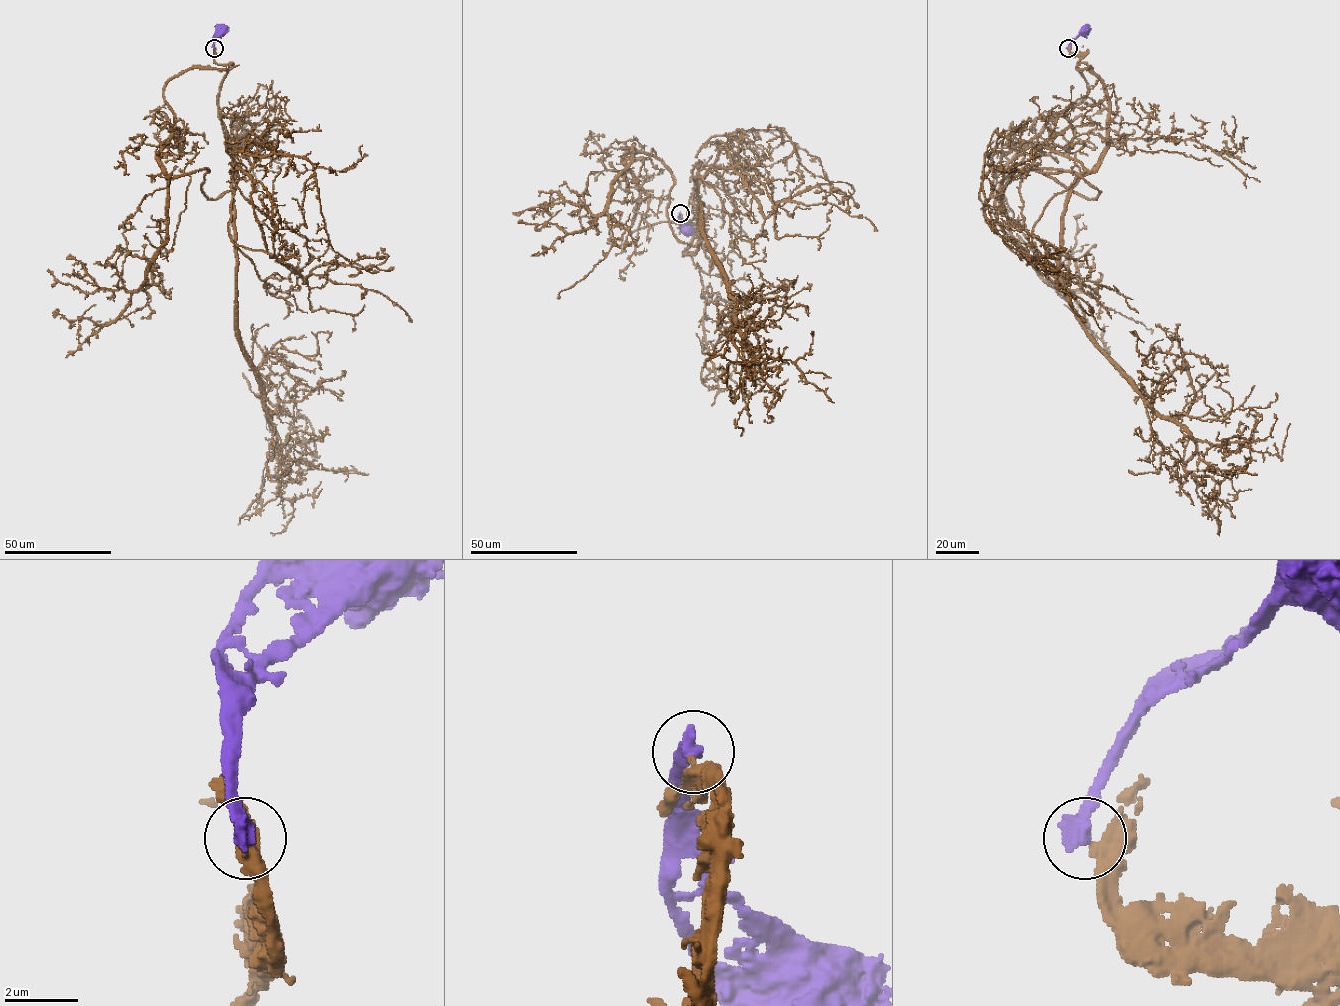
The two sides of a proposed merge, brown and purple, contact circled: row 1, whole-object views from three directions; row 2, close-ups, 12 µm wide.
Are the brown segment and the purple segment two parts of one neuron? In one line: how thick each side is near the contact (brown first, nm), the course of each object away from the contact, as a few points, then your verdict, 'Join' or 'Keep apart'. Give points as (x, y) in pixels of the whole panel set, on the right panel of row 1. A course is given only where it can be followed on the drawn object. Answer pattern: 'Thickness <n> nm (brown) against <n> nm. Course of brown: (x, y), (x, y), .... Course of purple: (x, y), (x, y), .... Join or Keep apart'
Thickness 320 nm (brown) against 480 nm. Course of brown: (1068, 48), (1103, 84), (1108, 143), (1023, 251), (1071, 276), (995, 229), (984, 155), (1024, 123), (1008, 133). Course of purple: (1068, 48), (1069, 44), (1085, 30). Keep apart

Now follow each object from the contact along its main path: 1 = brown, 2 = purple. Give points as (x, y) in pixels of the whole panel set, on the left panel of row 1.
1: (214, 48), (232, 63), (230, 239), (301, 276), (383, 262), (332, 249), (312, 164), (243, 151), (278, 133)
2: (214, 48), (213, 40), (219, 30)

